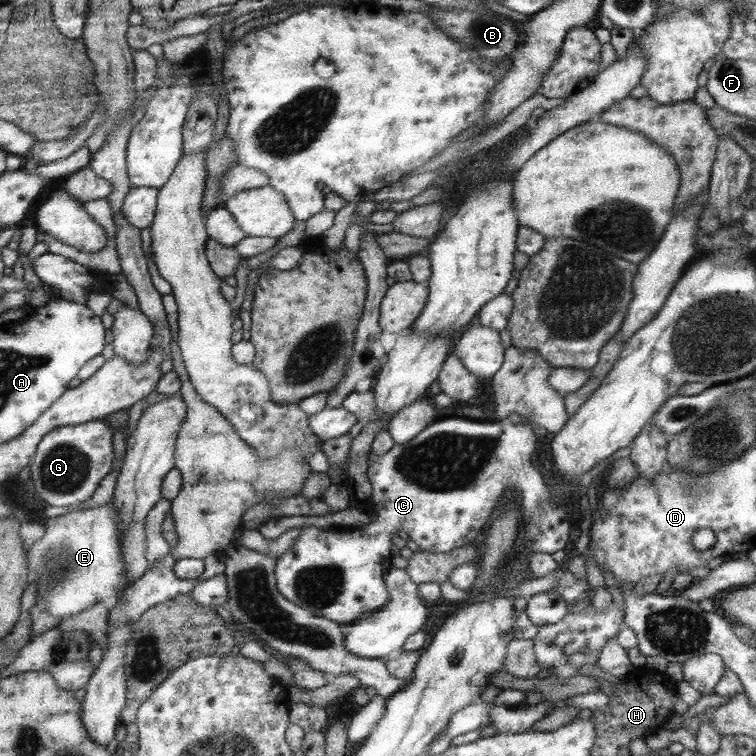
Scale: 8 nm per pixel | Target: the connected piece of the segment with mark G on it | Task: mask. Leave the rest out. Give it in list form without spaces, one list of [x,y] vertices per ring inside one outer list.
[[[100,420],[67,425],[47,433],[38,444],[30,465],[29,484],[43,503],[51,506],[76,506],[87,502],[101,479],[110,472],[113,450],[112,432]]]

